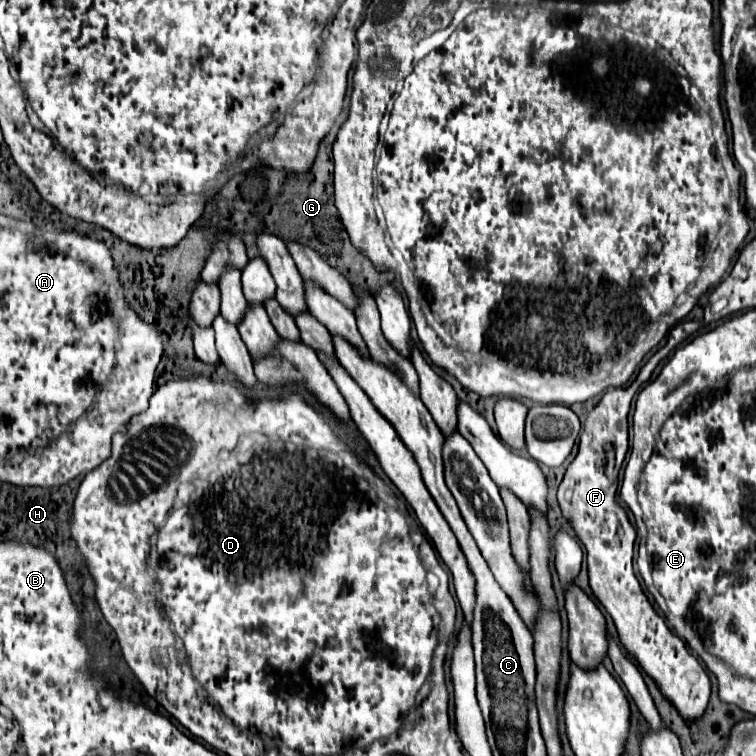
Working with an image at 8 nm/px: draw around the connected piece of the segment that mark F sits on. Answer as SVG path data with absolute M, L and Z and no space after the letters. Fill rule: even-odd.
M680 324L673 327L666 339L666 345L650 357L650 361L640 369L634 383L622 389L608 389L600 399L600 403L588 413L588 419L580 433L578 455L566 469L564 479L558 487L558 505L566 521L572 523L576 537L586 549L592 593L614 619L622 647L628 651L630 657L634 657L634 661L646 671L646 675L650 675L656 681L664 699L668 699L672 707L680 715L684 715L684 719L698 721L706 713L710 701L712 691L710 677L700 665L700 661L692 657L692 653L688 653L686 643L666 627L664 619L654 611L648 597L644 595L632 571L636 529L628 521L626 509L616 501L618 471L628 451L630 403L640 385L644 385L650 379L656 365L662 359L666 359L688 336Z

